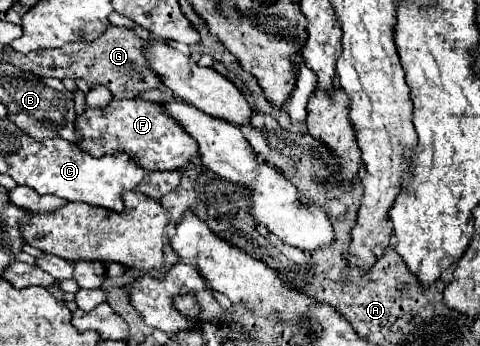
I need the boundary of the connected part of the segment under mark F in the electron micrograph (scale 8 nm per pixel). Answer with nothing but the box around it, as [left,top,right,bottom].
[76,99,198,171]

